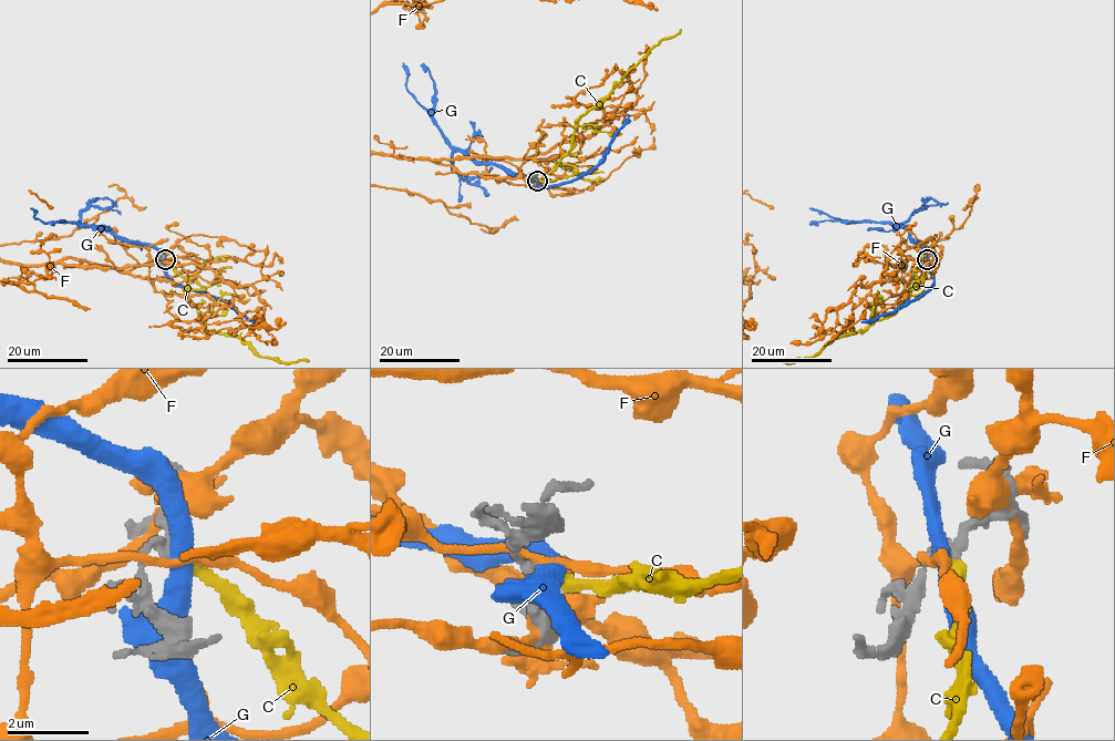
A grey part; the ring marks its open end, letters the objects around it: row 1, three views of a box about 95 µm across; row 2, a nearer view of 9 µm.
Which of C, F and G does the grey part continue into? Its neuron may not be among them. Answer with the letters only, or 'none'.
C

